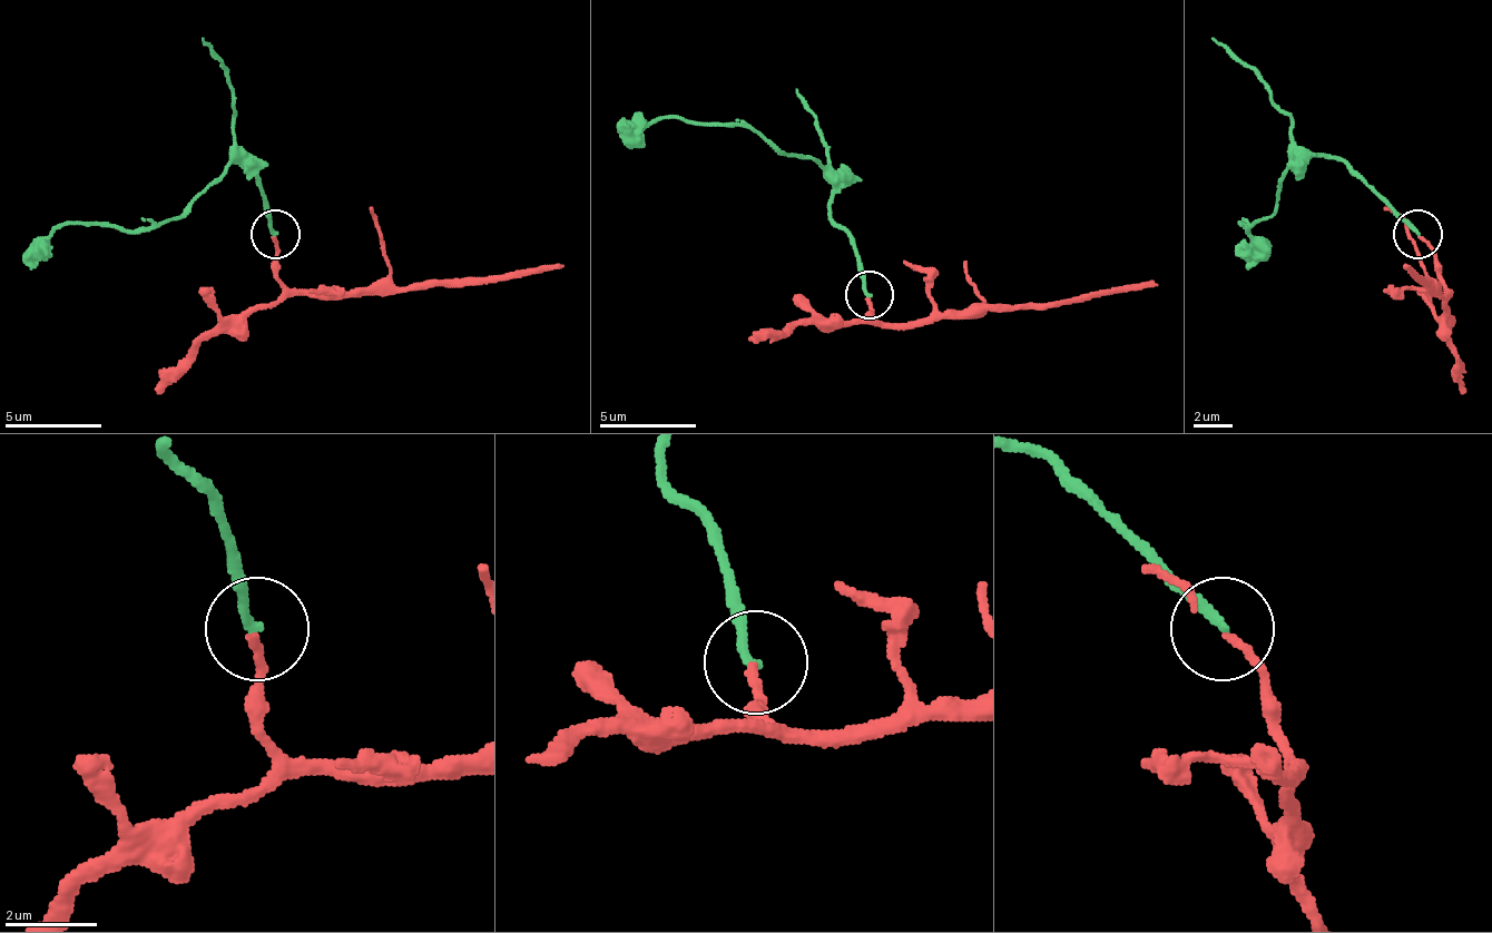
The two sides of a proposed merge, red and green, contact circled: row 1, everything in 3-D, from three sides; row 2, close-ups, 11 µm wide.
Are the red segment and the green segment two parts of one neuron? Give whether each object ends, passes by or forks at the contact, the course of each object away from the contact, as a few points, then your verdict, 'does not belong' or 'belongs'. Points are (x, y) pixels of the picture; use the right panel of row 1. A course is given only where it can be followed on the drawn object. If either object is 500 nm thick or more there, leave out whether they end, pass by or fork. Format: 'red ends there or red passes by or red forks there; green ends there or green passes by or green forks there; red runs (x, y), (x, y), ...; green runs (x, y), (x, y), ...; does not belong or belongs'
red ends there; green ends there; red runs (1419, 237), (1433, 252), (1433, 272), (1448, 291), (1443, 295), (1409, 266); green runs (1419, 233), (1341, 159), (1302, 155), (1283, 179), (1278, 208), (1248, 227), (1239, 223), (1248, 233), (1248, 272); belongs

